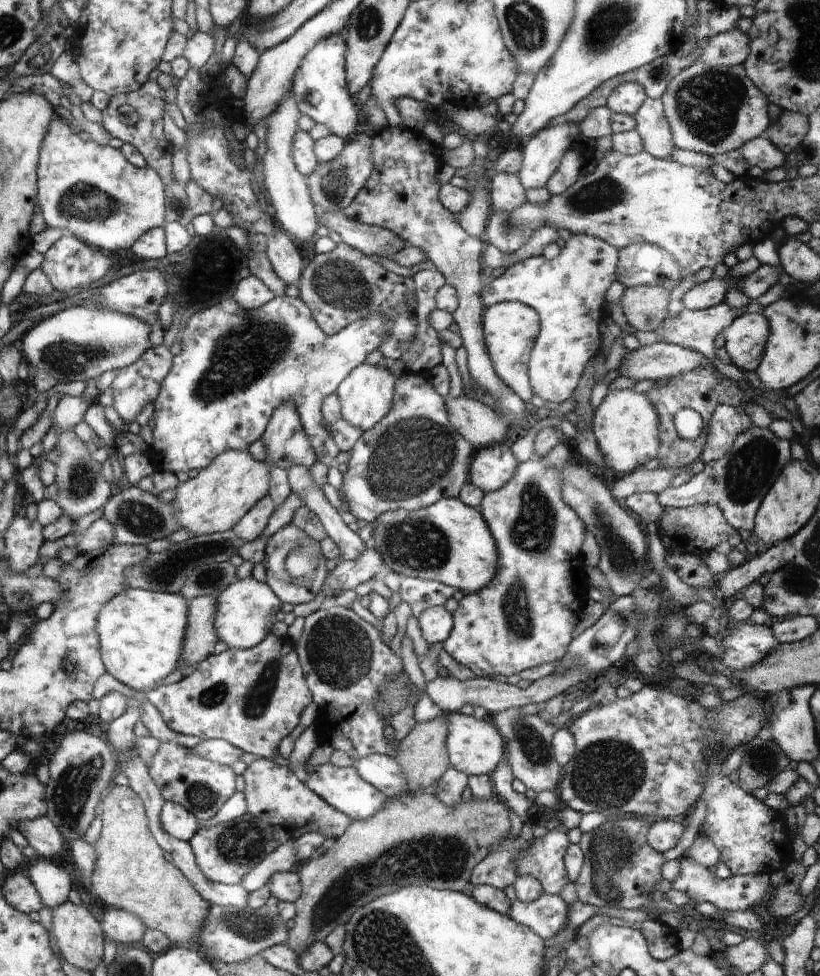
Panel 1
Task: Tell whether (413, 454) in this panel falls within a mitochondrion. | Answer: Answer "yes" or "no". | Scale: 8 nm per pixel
yes

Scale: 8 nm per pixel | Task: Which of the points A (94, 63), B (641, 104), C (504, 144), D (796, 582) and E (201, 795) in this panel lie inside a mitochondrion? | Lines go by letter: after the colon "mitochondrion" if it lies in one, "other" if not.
A: other
B: other
C: other
D: mitochondrion
E: mitochondrion

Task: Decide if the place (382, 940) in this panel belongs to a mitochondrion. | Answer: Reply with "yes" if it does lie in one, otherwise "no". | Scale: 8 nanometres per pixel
yes

